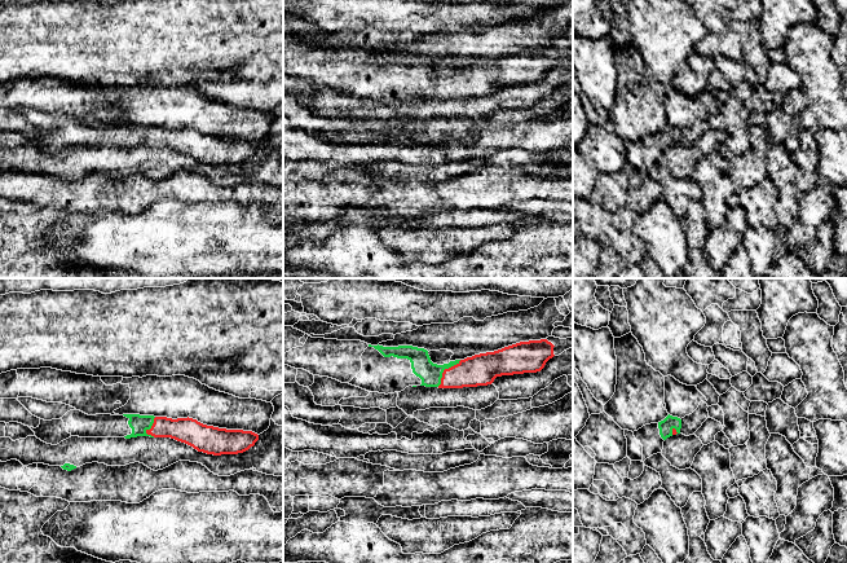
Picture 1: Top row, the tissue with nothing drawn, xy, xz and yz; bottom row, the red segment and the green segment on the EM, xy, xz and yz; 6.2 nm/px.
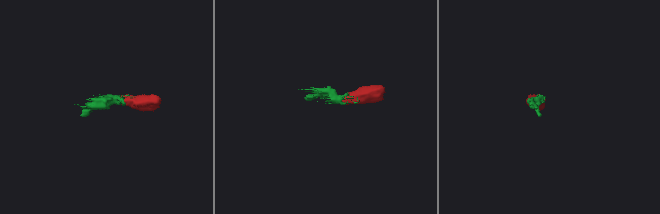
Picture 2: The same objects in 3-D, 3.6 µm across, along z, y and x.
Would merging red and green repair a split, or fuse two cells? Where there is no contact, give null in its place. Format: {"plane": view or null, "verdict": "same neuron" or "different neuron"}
{"plane": "xz", "verdict": "same neuron"}

